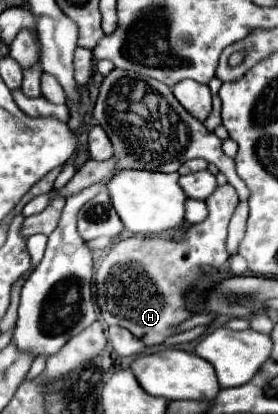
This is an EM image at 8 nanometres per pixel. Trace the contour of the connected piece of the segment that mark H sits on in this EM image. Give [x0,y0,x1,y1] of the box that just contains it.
[96,183,238,345]

